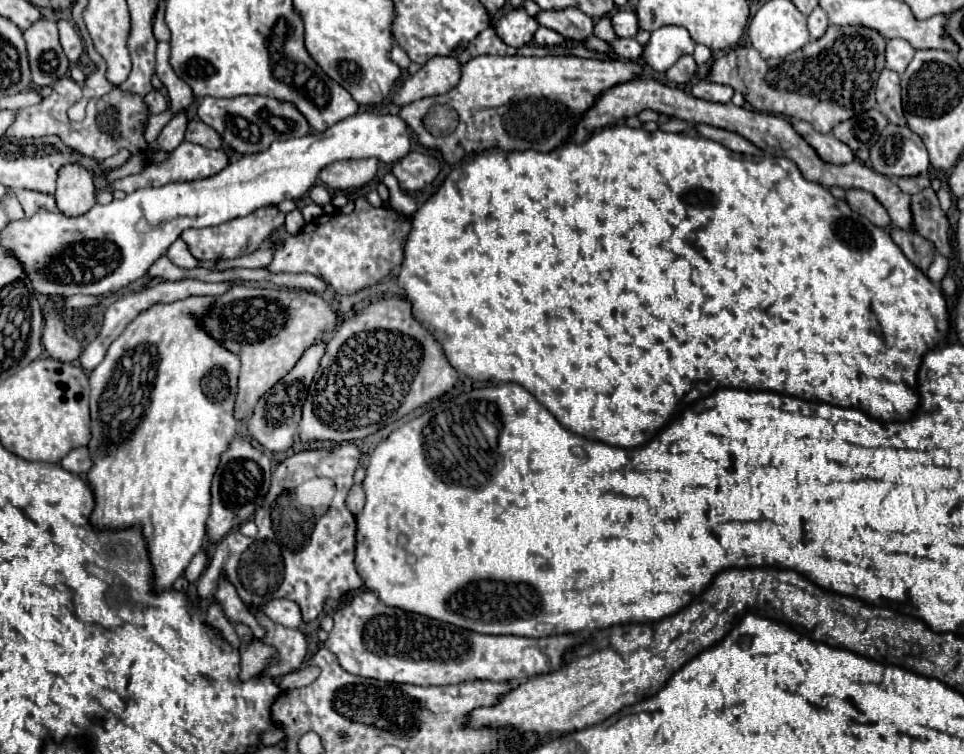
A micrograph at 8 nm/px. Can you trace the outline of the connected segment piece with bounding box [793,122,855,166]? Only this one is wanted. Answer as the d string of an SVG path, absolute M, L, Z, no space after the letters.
M795 122L793 128L819 154L821 160L829 164L837 164L837 166L849 164L855 160L855 154L849 150L849 146L833 138L833 134L821 134L809 122Z

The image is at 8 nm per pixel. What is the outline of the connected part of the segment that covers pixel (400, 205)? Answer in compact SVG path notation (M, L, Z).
M385 174L383 176L383 184L389 188L390 199L389 206L393 210L397 210L403 216L411 216L417 210L417 204L413 202L413 198L399 190L399 183L393 174Z

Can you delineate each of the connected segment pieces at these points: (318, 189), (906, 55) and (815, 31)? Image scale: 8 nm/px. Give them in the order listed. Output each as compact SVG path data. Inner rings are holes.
M321 184L321 186L313 186L309 194L311 194L311 198L313 198L315 204L321 204L321 206L323 206L323 204L329 204L329 202L331 202L331 196L329 196L329 192L325 190L323 184Z
M893 38L893 40L887 40L887 48L885 48L885 62L887 62L887 68L897 72L897 74L903 74L907 64L911 62L915 50L913 46L909 46L909 42L901 40L901 38Z
M815 8L809 16L809 34L811 34L811 40L817 40L825 34L829 26L829 20L827 20L827 14L821 10L821 8Z

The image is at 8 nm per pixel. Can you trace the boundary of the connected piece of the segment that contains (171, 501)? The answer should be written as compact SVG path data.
M203 296L203 298L187 298L181 302L173 304L155 304L147 312L139 314L125 330L123 334L109 346L109 352L105 360L93 370L89 376L89 386L91 386L91 400L89 400L89 410L91 410L91 440L87 444L89 456L93 466L87 472L87 482L93 490L95 496L95 508L91 514L91 526L97 530L123 530L123 528L133 528L141 526L141 534L147 542L149 550L149 560L153 566L153 590L155 592L165 592L173 588L175 580L185 572L193 556L201 550L201 544L205 540L205 522L209 518L209 502L211 502L211 480L213 474L219 466L219 456L221 452L229 446L231 438L237 434L237 420L233 416L233 406L235 406L235 394L237 394L237 376L239 376L239 358L231 352L227 352L219 342L209 338L205 330L199 328L199 318L203 312L211 306L213 298Z

